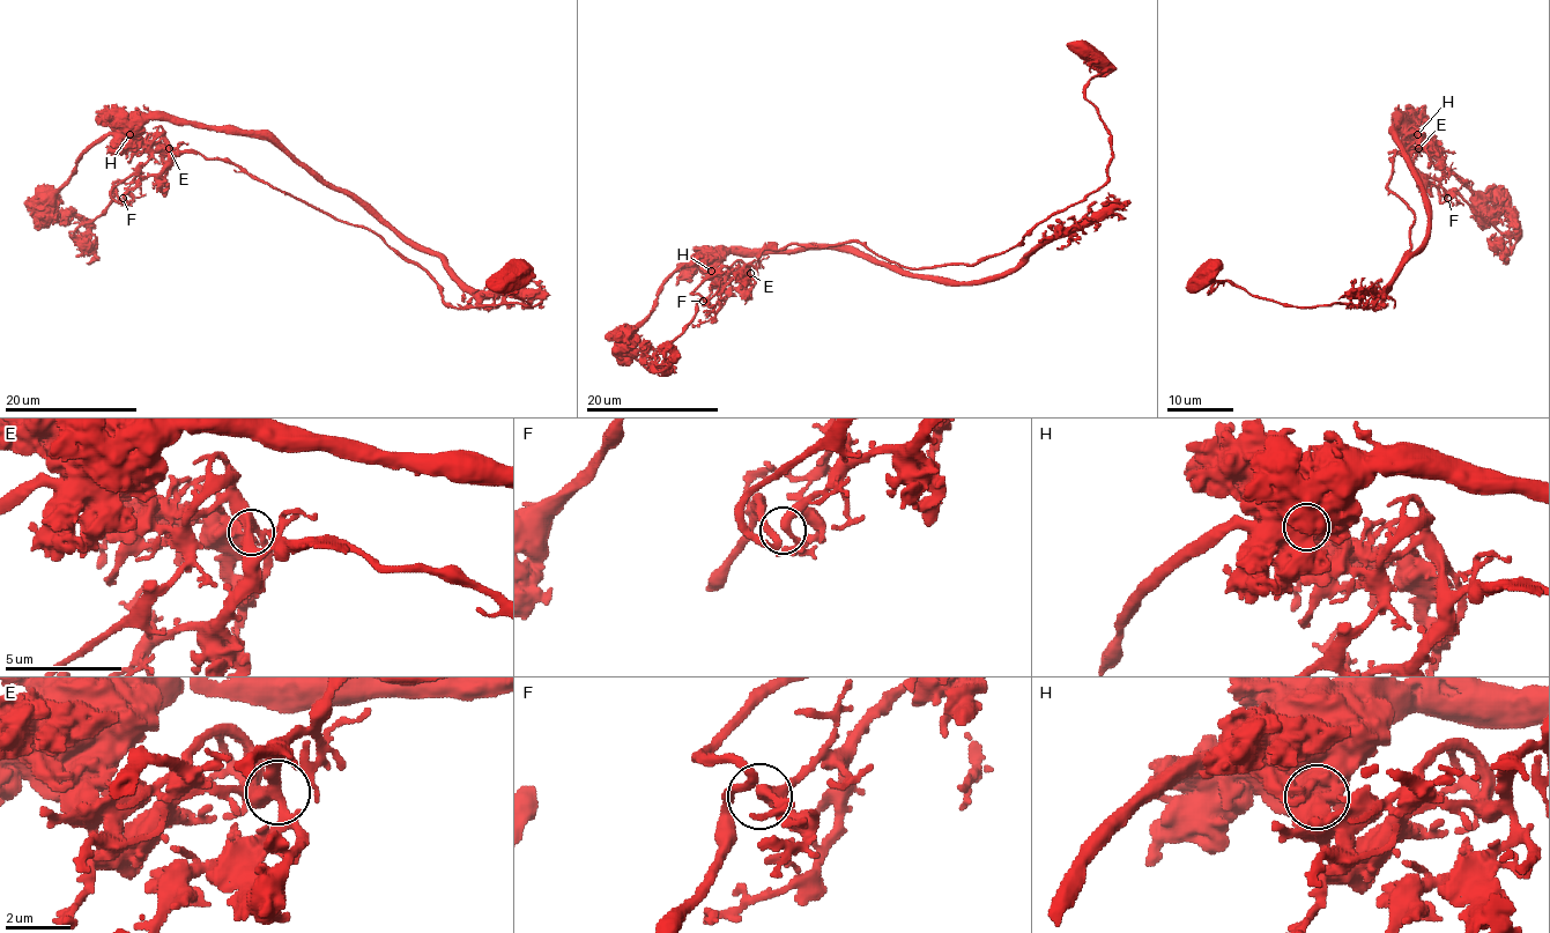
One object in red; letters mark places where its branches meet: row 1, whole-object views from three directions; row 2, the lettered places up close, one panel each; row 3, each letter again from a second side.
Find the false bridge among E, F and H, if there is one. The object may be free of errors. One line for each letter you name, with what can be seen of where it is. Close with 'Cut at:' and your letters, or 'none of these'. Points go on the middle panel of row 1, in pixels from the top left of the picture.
H: Place: (711, 271)
Cut at: H

